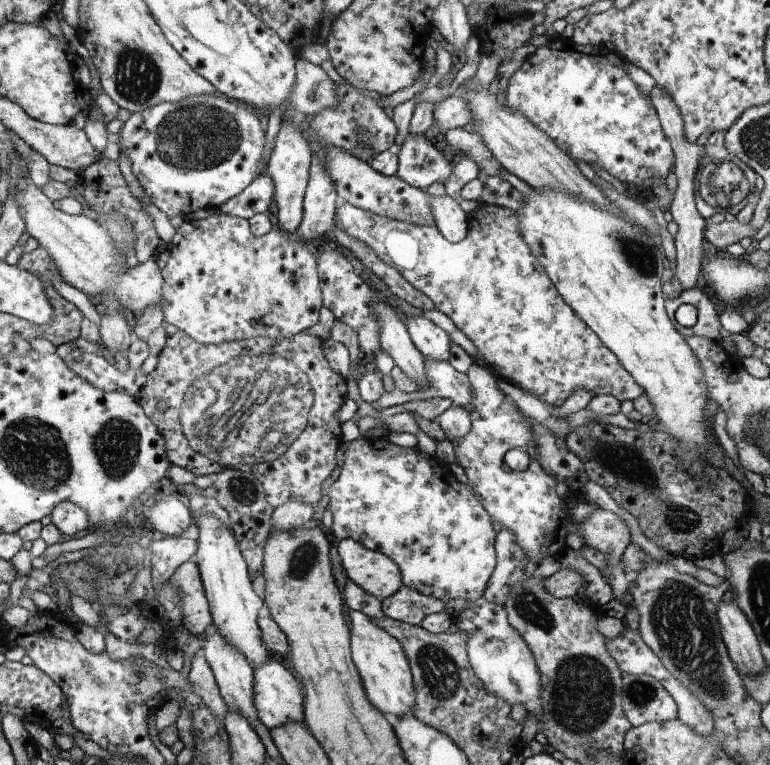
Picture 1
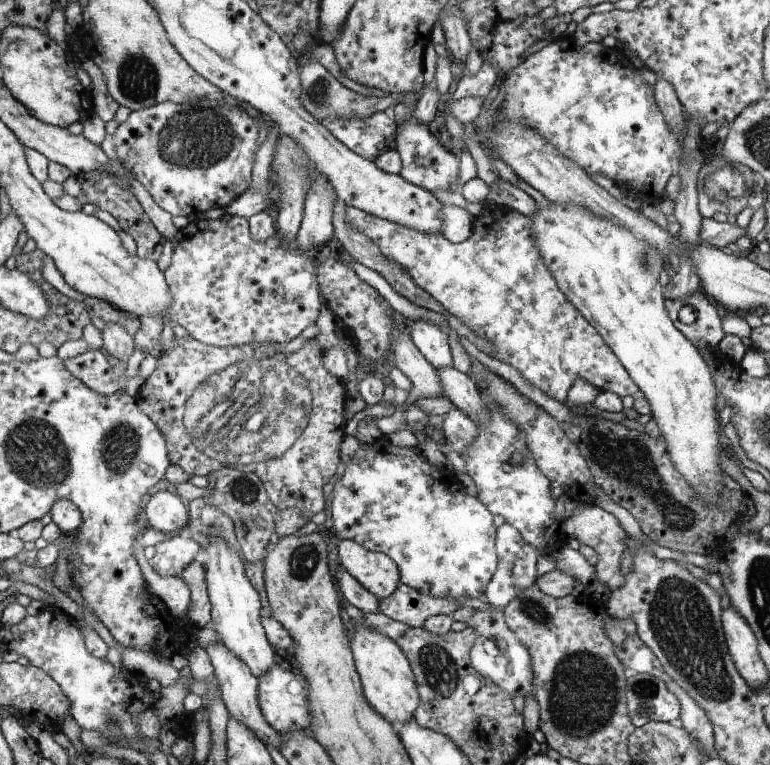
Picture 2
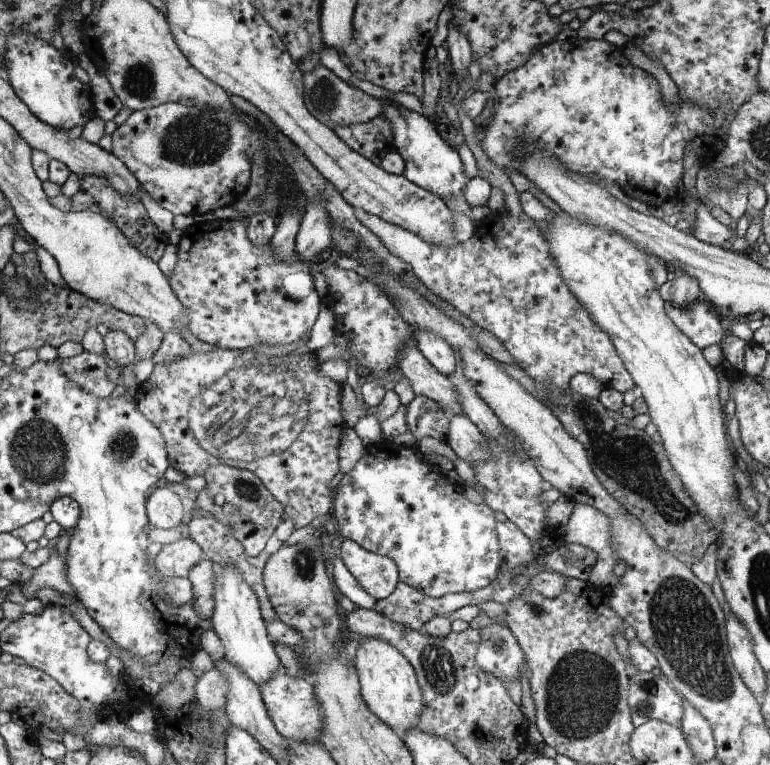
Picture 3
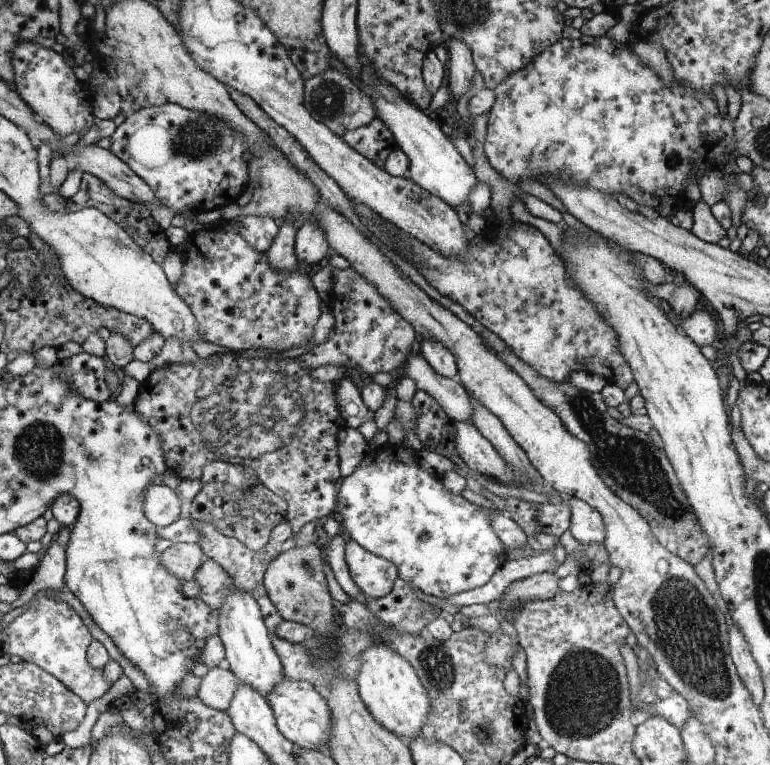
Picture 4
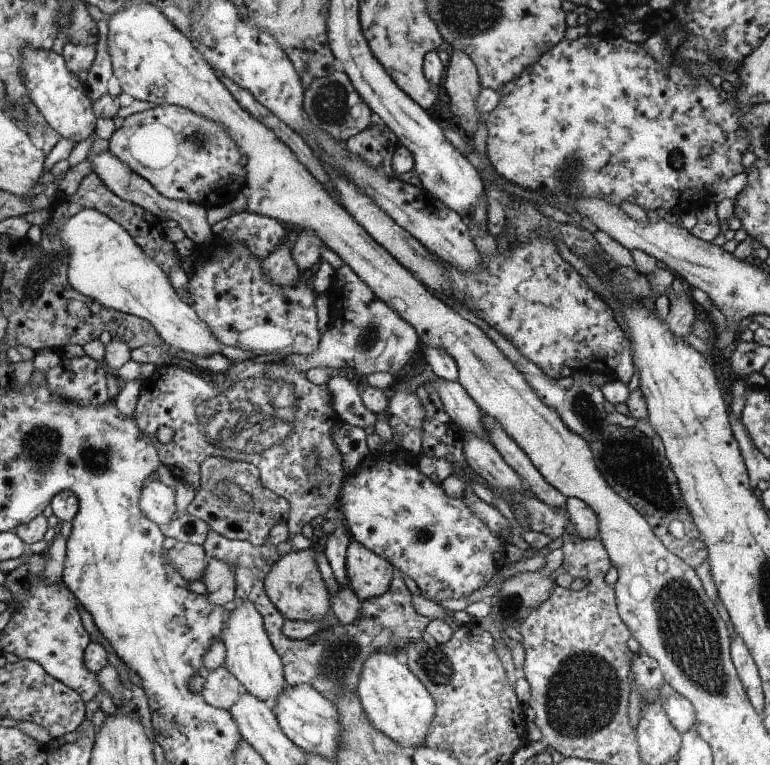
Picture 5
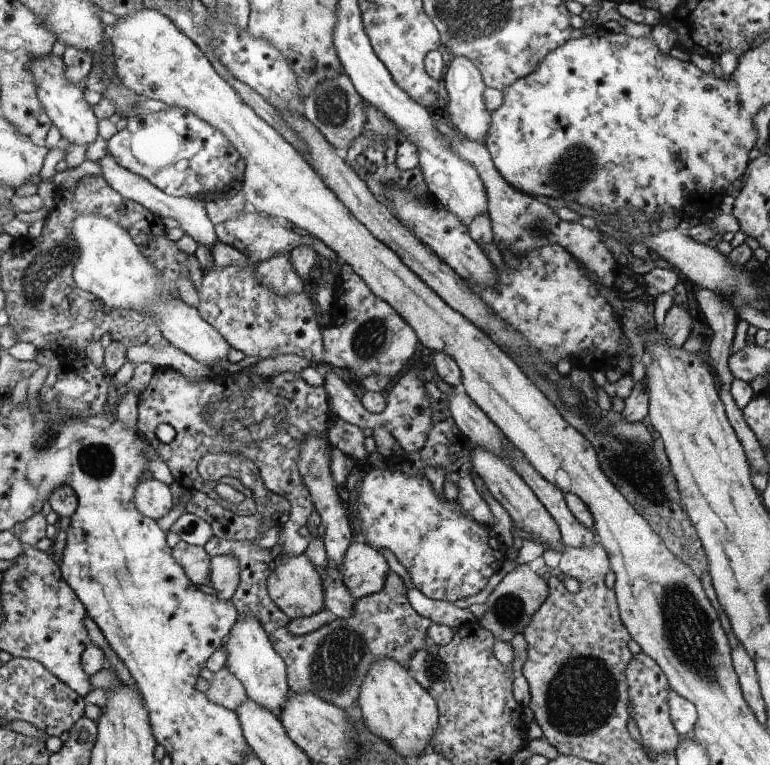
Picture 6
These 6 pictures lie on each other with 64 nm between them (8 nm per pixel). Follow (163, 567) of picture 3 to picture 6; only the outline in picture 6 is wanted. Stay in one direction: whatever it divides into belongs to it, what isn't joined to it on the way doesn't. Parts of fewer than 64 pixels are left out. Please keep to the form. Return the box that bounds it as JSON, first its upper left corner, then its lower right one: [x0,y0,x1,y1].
[172,541,211,585]

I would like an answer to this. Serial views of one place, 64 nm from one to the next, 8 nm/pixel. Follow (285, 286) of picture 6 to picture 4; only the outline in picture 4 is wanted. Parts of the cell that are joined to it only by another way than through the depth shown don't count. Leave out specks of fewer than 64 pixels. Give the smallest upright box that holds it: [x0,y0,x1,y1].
[266,221,300,273]

